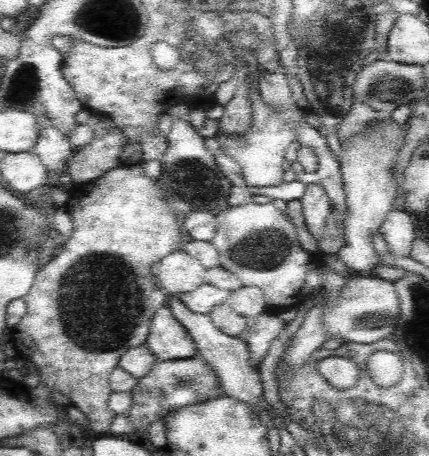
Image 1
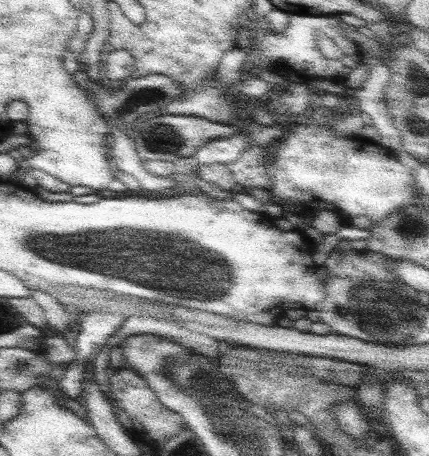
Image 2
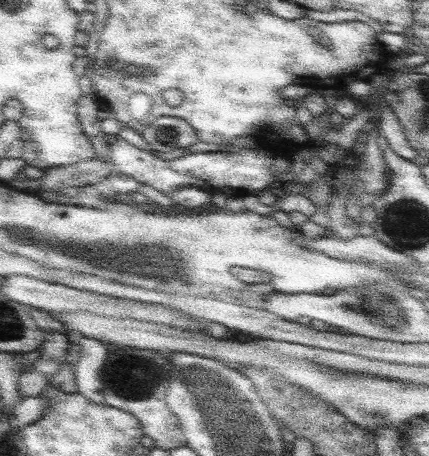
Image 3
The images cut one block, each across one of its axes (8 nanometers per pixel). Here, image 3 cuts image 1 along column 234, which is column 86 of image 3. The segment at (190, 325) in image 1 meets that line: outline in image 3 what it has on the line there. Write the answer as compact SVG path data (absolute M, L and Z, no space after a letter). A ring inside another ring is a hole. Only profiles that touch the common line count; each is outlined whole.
M77 338L79 360L75 364L77 392L93 404L105 404L103 394L103 368L107 362L107 346L95 338Z

